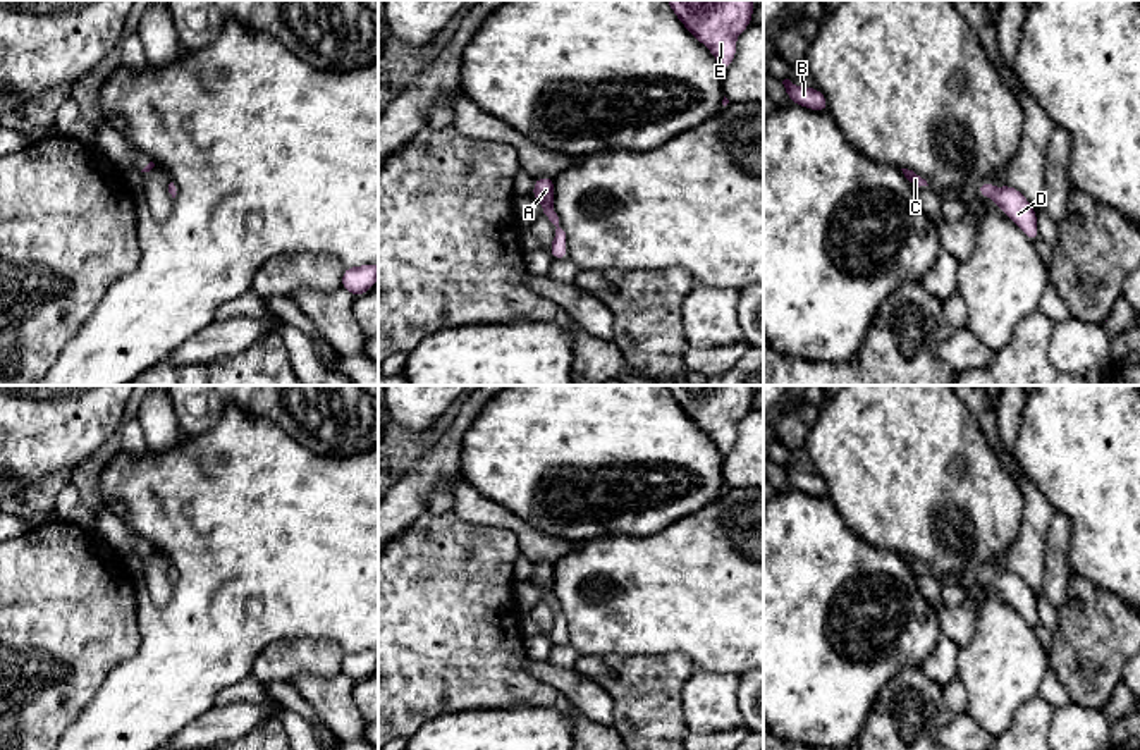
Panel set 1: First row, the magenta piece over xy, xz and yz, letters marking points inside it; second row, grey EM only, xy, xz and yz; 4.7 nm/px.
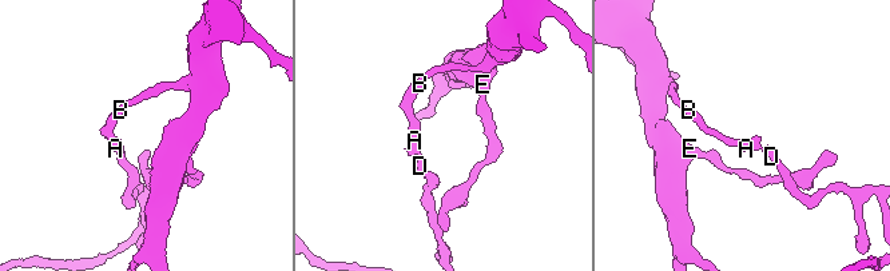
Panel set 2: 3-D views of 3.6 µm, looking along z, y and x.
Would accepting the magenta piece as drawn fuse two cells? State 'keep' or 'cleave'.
keep

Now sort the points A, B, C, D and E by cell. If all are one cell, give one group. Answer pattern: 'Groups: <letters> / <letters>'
Groups: A B C D E

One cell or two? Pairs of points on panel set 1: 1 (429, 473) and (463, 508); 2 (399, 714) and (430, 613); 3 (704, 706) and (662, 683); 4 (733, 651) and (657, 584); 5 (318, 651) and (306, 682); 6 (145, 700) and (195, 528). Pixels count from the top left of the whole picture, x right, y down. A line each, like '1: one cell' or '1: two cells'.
1: two cells
2: one cell
3: two cells
4: one cell
5: two cells
6: one cell

